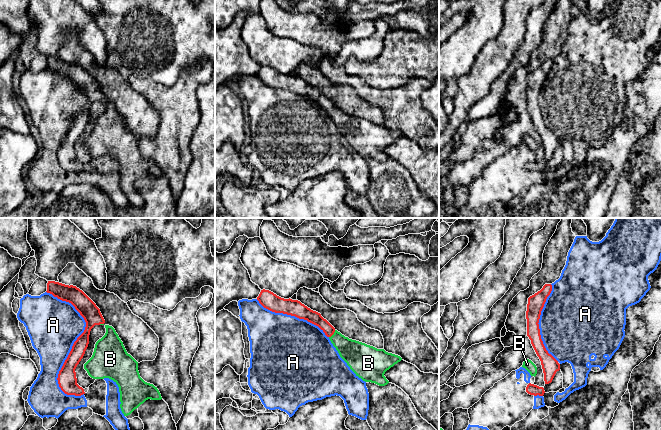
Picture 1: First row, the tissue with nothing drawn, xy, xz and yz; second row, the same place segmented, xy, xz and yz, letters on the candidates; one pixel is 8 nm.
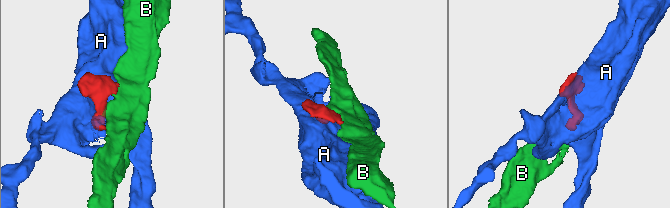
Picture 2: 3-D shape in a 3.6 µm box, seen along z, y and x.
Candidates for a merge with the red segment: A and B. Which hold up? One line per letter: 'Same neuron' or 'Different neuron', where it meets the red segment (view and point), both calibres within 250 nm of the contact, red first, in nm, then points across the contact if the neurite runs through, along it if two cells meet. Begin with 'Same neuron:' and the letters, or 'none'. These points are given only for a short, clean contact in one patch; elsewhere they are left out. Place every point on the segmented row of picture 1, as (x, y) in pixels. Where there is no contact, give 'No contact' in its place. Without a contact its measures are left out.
Same neuron: B
A: Different neuron. Touches red at xy (73, 344). Thickness 140 nm (red) against 420 nm
B: Same neuron. Touches red at xz (332, 334). Thickness 100 nm (red) against 220 nm. Path across: xz (311, 316), (317, 319), (332, 334), (356, 354)

